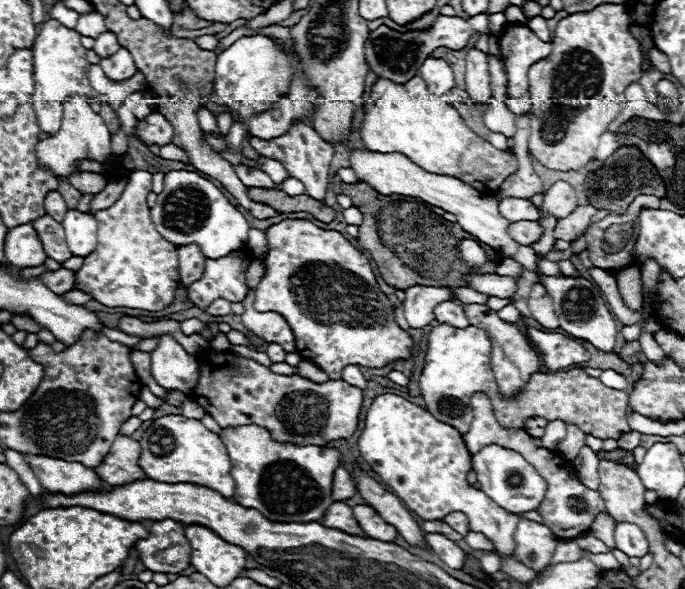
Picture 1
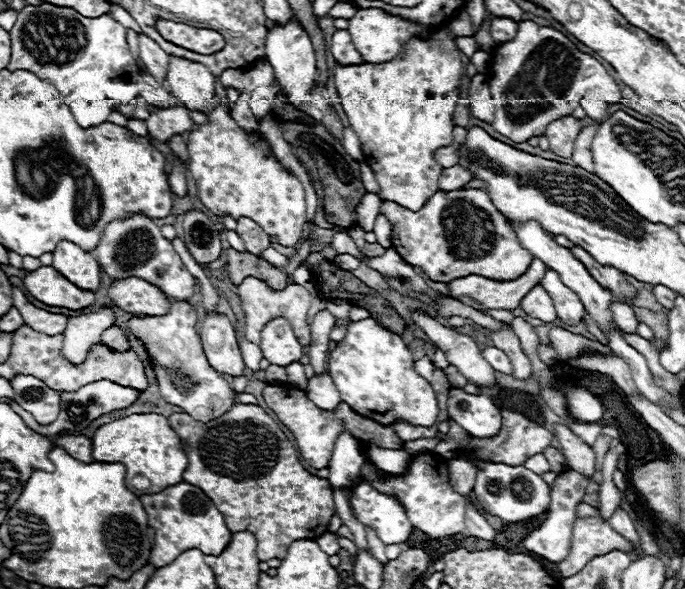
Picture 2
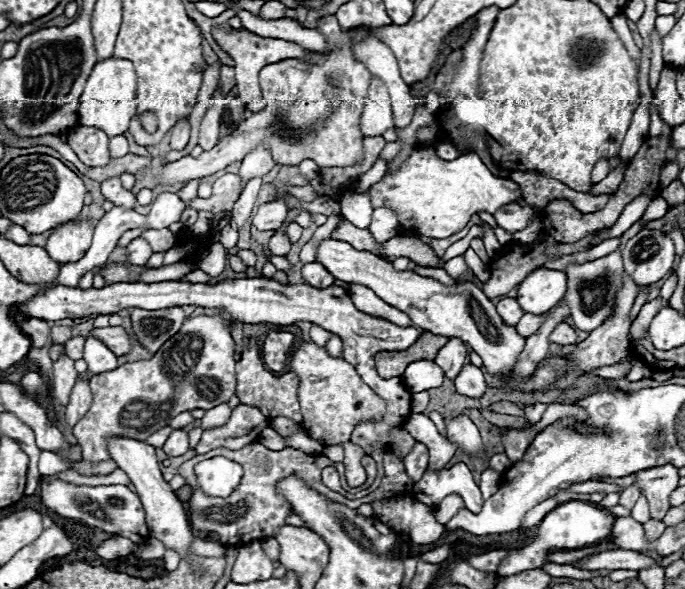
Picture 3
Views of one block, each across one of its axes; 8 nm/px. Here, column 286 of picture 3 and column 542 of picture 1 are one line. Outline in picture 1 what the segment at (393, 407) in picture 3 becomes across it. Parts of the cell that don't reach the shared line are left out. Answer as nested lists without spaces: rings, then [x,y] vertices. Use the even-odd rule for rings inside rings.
[[[542,284],[532,286],[530,298],[528,298],[528,308],[536,322],[540,322],[546,328],[558,328],[558,318],[552,308],[552,298],[548,296],[548,292]]]

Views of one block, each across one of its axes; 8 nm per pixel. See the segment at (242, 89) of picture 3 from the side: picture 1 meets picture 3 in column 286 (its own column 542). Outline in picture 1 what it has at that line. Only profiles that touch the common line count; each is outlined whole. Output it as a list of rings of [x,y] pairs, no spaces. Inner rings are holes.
[[[510,24],[498,34],[498,42],[508,76],[508,106],[516,116],[526,114],[530,110],[528,70],[552,52],[552,44],[542,42],[528,26]]]

